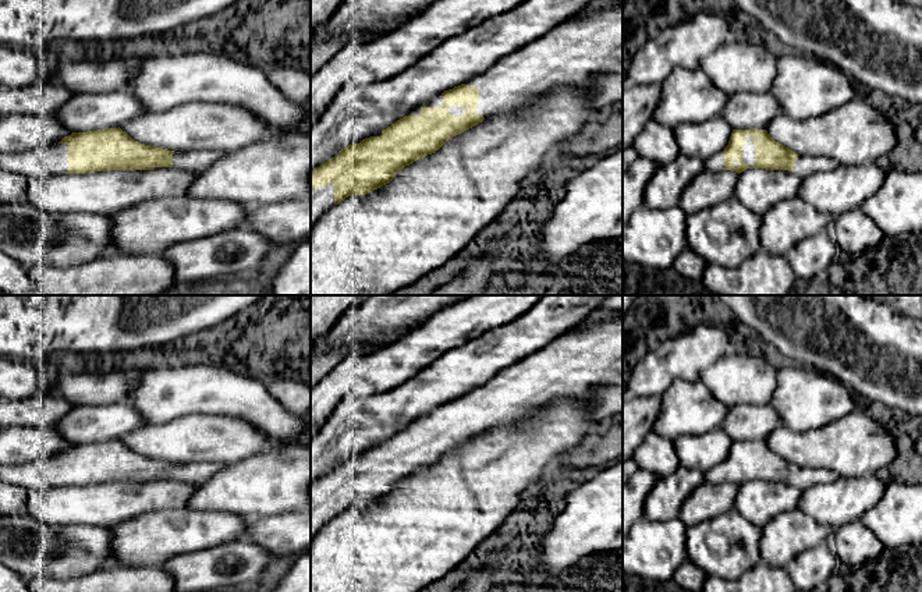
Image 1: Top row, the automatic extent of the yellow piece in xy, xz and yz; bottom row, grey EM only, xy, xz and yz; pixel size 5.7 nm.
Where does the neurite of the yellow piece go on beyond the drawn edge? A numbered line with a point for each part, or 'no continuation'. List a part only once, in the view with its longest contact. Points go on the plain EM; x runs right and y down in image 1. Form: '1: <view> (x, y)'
1: yz (748, 463)

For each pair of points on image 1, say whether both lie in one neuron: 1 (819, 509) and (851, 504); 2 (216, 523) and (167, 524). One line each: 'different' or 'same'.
1: same
2: same

